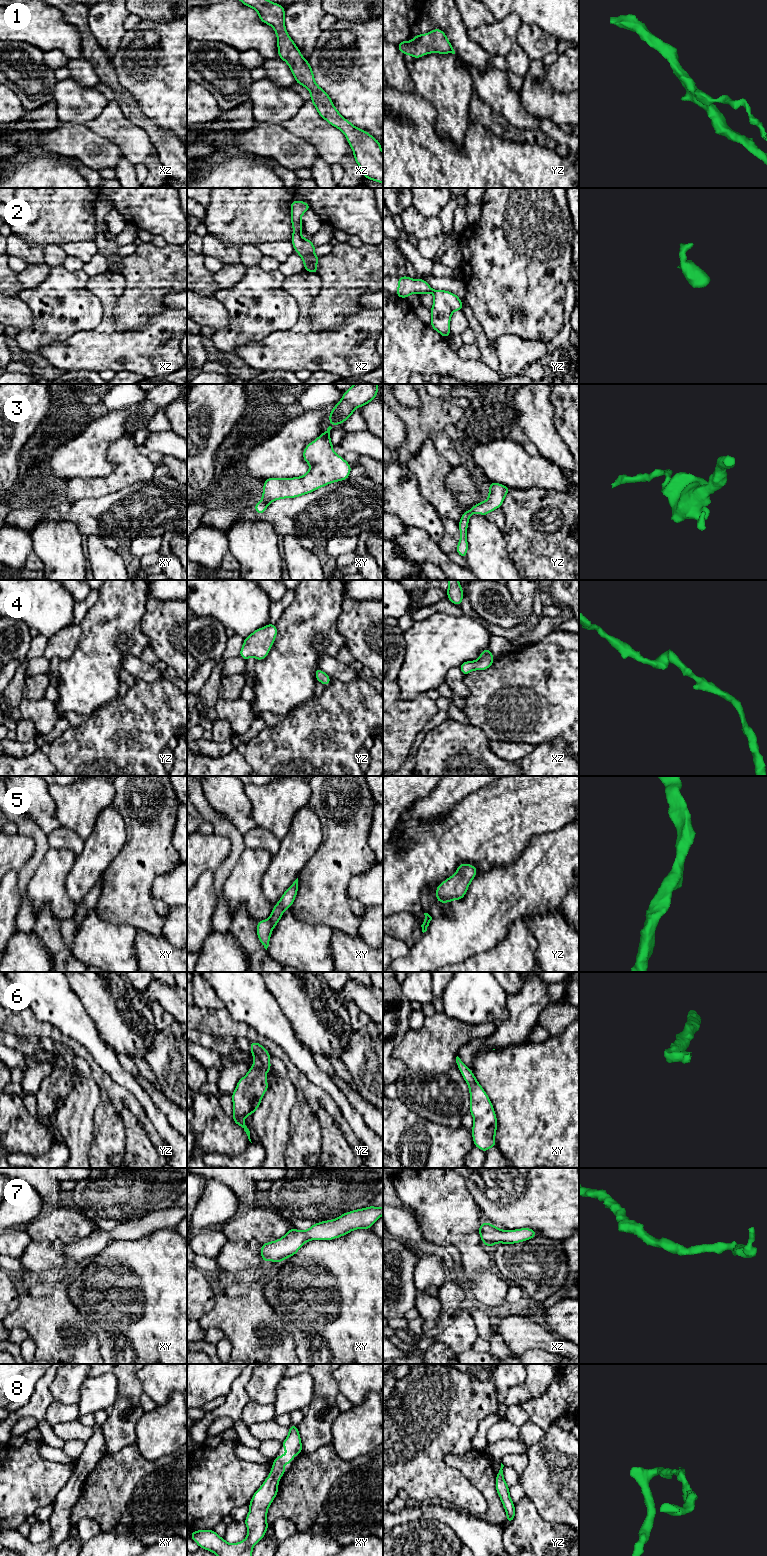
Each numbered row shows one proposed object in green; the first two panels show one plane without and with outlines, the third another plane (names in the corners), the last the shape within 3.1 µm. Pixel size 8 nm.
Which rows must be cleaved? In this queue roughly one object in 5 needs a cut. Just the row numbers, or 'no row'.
no row

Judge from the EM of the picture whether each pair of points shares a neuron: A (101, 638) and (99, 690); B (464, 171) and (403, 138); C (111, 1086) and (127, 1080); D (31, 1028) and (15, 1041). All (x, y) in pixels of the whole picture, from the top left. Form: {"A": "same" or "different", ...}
{"A": "same", "B": "same", "C": "different", "D": "different"}

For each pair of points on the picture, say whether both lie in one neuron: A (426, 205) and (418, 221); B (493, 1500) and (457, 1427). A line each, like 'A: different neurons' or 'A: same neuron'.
A: different neurons
B: different neurons

